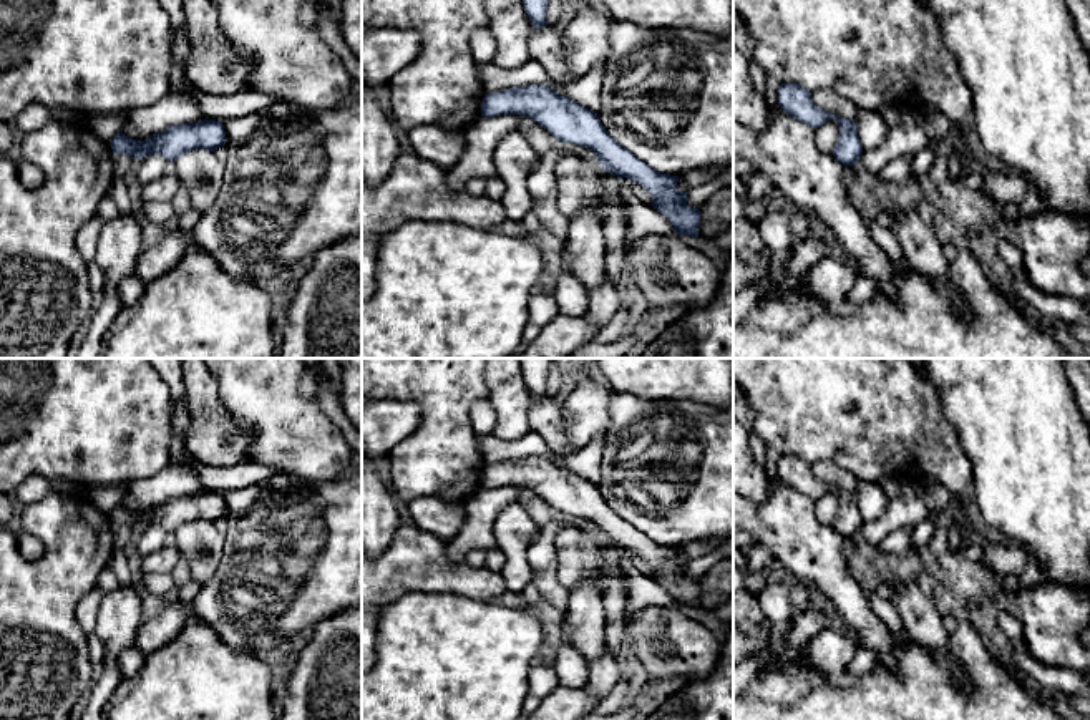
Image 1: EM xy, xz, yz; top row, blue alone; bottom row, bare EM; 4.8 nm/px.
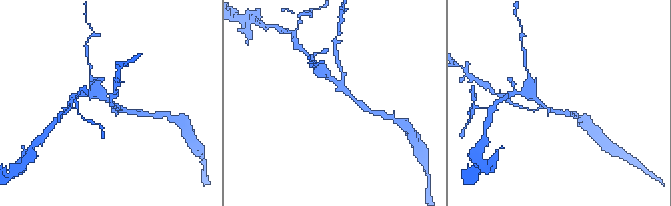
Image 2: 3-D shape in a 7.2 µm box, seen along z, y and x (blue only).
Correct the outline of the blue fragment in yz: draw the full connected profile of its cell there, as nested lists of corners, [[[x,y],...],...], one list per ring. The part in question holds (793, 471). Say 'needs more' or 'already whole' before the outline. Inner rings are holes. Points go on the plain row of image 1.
already whole | [[[781,455],[778,460],[778,478],[791,489],[808,496],[813,501],[821,499],[826,493],[836,491],[839,498],[838,513],[833,528],[846,538],[858,536],[863,524],[858,498],[854,493],[835,488],[818,479],[811,465],[796,455]]]

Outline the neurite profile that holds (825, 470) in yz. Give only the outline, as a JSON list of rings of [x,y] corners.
[[[821,460],[811,465],[813,474],[839,489],[846,489],[854,493],[858,486],[858,479],[851,476],[849,471],[843,469],[839,465],[835,465],[830,460]]]

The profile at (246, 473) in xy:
[[[174,428],[169,463],[192,471],[207,489],[216,493],[247,488],[280,474],[277,469],[251,460],[242,460],[232,466],[202,465],[187,453],[184,438]]]

